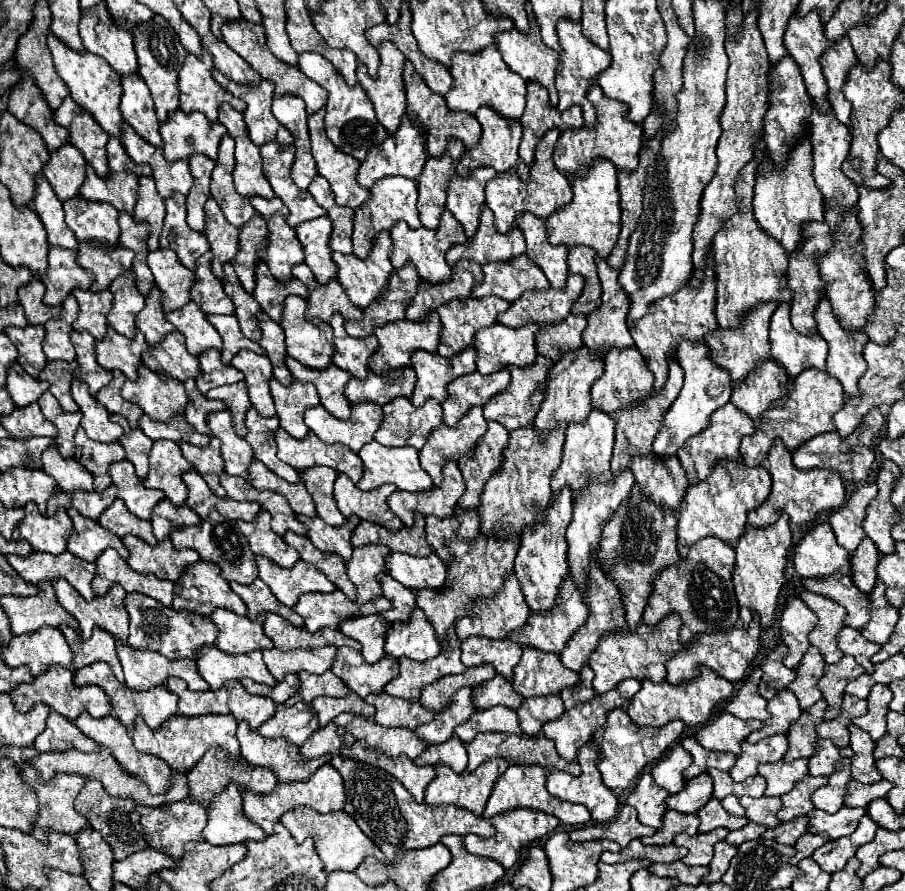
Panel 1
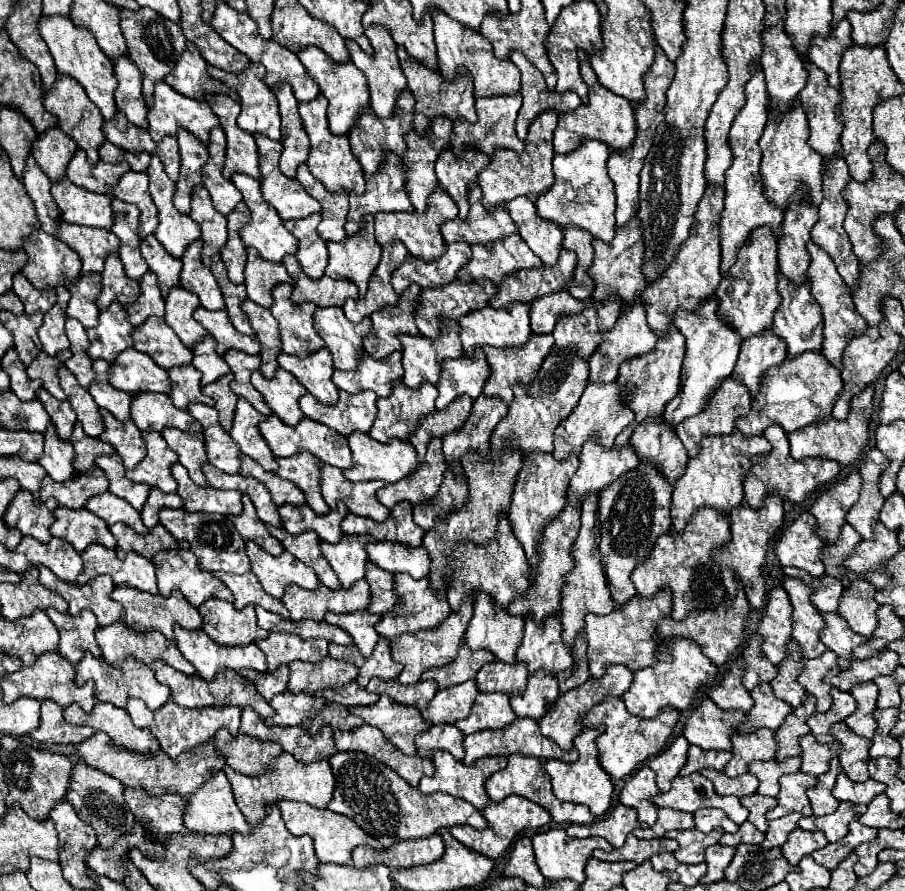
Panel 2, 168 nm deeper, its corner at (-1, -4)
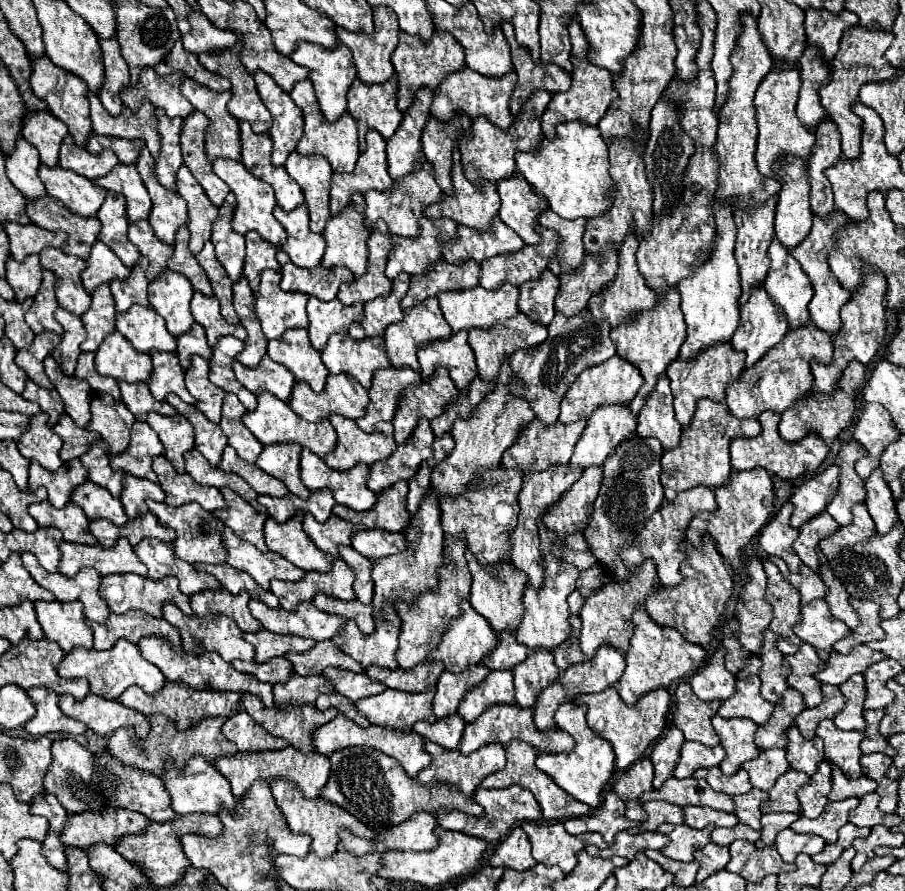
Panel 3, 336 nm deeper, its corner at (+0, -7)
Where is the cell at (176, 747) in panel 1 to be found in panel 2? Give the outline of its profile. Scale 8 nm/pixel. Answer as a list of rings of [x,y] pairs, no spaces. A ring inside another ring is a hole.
[[[131,699],[131,703],[127,703],[127,713],[131,715],[135,727],[147,727],[155,735],[155,739],[161,745],[161,751],[167,753],[171,759],[177,759],[181,753],[187,753],[187,751],[191,751],[191,749],[207,743],[209,739],[215,737],[215,733],[219,729],[227,729],[235,737],[237,729],[239,729],[239,719],[241,719],[239,707],[183,709],[177,703],[169,701],[167,707],[161,707],[159,711],[149,711],[145,707],[145,703],[139,701],[139,699]]]

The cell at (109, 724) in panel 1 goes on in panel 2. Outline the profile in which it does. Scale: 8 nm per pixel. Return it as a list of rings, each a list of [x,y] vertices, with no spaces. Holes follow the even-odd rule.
[[[97,703],[91,713],[85,713],[79,705],[71,705],[65,711],[65,721],[71,725],[87,725],[95,731],[103,731],[113,739],[113,745],[133,753],[155,753],[159,743],[147,729],[137,729],[125,709],[117,709],[109,703]]]

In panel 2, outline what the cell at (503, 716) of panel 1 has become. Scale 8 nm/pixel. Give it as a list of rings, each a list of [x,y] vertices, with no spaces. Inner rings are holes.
[[[477,695],[471,715],[459,723],[455,723],[457,729],[463,731],[463,735],[471,735],[471,733],[479,733],[485,729],[505,729],[515,721],[515,713],[511,711],[509,705],[509,695]]]

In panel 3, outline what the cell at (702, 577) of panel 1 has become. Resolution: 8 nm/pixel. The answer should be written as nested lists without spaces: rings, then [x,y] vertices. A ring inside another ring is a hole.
[[[694,486],[690,490],[684,490],[680,492],[672,502],[664,500],[660,510],[654,512],[646,526],[638,532],[638,536],[632,540],[630,546],[622,548],[620,556],[626,564],[628,570],[632,570],[632,566],[638,566],[640,562],[644,562],[646,558],[652,558],[656,562],[656,572],[660,576],[660,584],[664,586],[676,586],[682,578],[680,578],[680,564],[686,560],[680,550],[678,550],[678,542],[682,542],[686,538],[686,528],[688,528],[688,522],[698,514],[698,512],[710,512],[714,510],[716,502],[714,502],[714,492],[708,488],[708,486]]]

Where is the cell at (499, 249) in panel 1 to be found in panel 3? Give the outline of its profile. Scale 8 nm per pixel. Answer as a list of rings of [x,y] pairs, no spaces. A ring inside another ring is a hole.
[[[454,146],[452,160],[454,160],[454,164],[452,164],[452,186],[454,186],[454,194],[444,194],[440,202],[434,202],[434,204],[426,206],[424,214],[428,218],[444,218],[444,216],[448,216],[448,218],[452,218],[458,224],[464,224],[464,226],[470,226],[470,228],[476,228],[476,230],[488,230],[490,222],[498,214],[498,206],[500,206],[496,184],[488,182],[484,178],[478,180],[478,182],[470,182],[464,176],[464,166],[462,166],[462,160],[460,160],[458,146]]]

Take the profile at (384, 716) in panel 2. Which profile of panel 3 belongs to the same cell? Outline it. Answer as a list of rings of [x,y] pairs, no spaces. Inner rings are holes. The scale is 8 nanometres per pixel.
[[[388,688],[382,694],[360,698],[356,706],[364,716],[368,716],[372,724],[410,730],[418,720],[428,720],[428,722],[436,720],[432,712],[434,694],[436,694],[436,688],[430,688],[428,692],[418,692],[418,694]]]

